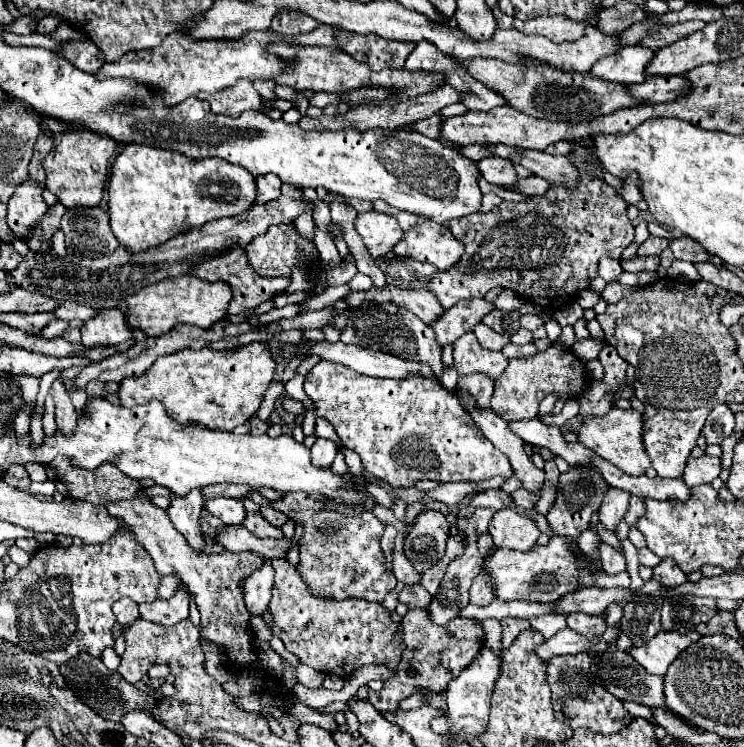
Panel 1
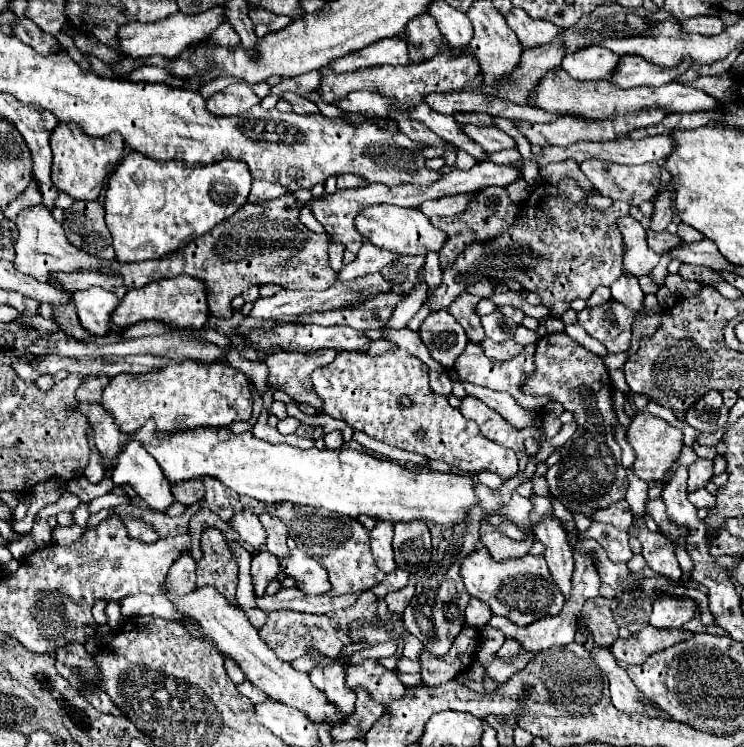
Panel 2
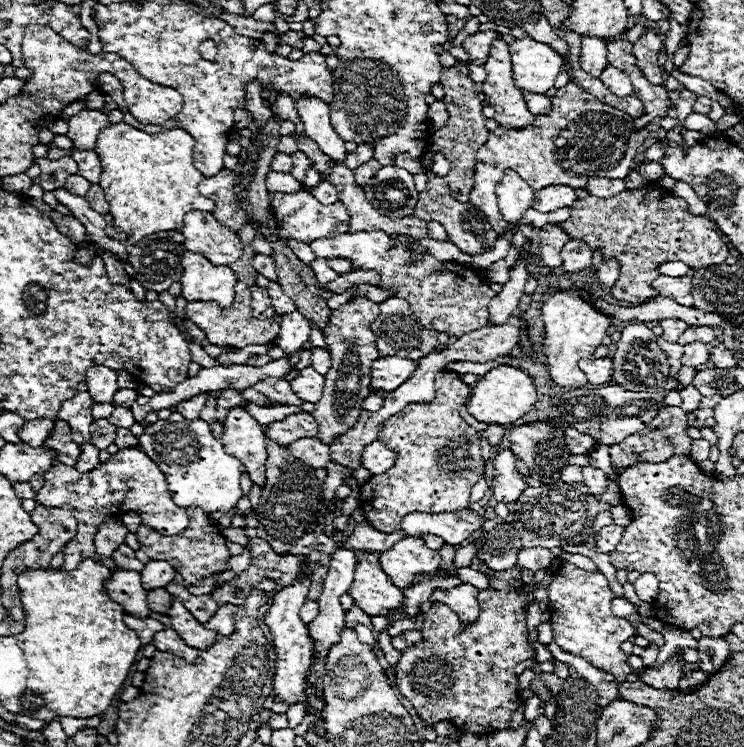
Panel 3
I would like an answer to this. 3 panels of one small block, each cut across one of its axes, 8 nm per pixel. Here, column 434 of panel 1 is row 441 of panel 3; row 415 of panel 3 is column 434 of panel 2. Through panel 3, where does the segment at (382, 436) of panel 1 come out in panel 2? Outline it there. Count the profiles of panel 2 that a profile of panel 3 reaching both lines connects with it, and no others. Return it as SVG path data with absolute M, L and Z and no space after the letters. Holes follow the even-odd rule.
M390 350L376 358L360 352L338 352L328 366L320 366L312 372L312 384L316 394L324 400L324 414L348 422L354 430L370 438L400 450L418 452L432 460L442 460L468 474L482 470L502 478L518 474L518 454L484 438L478 426L466 420L458 408L452 408L444 396L432 394L428 386L428 366L412 358L406 350ZM404 394L414 400L414 406L408 410L398 406L398 398ZM418 430L426 432L422 440L416 438Z

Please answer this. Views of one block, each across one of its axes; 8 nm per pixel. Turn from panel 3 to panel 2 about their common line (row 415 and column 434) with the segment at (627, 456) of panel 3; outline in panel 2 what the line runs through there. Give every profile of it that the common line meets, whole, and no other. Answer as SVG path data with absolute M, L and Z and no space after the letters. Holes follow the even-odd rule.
M464 626L464 630L456 636L452 648L444 658L434 658L430 652L422 654L420 674L426 686L440 686L440 682L454 680L458 674L468 670L472 664L476 646L480 642L480 632L476 628Z

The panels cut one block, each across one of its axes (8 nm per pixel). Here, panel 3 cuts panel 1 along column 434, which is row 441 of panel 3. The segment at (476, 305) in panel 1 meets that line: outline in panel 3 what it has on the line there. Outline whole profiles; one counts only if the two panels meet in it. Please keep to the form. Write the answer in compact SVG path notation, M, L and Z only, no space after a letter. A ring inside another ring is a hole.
M358 298L334 310L330 316L330 328L324 332L326 344L330 346L332 370L326 374L324 394L312 414L314 420L318 422L316 438L328 446L336 440L336 436L346 434L346 430L350 430L350 426L358 422L362 412L362 402L370 394L370 370L372 362L378 358L376 334L372 332L372 322L376 320L378 312L380 312L378 304L366 298Z

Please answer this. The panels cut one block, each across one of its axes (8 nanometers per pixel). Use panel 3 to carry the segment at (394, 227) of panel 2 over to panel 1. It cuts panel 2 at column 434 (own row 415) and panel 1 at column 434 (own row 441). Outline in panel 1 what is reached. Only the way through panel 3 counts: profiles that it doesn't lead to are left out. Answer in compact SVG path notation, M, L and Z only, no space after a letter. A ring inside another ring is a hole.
M426 220L404 230L400 242L392 248L396 256L414 258L420 262L430 262L440 270L454 266L464 254L464 244L460 244L446 224Z

